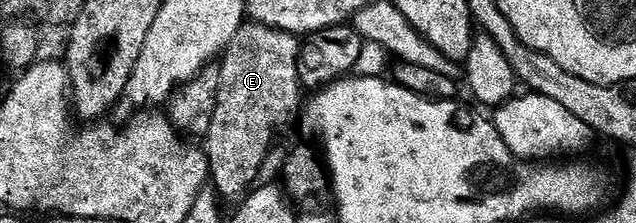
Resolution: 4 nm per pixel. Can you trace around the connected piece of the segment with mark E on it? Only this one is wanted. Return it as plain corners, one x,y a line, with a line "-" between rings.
244,23
222,52
223,66
217,70
219,94
215,100
209,131
205,135
209,181
220,198
242,198
256,184
260,176
259,169
272,152
271,140
274,139
275,132
290,119
295,108
300,108
301,84
297,69
300,46
300,42
292,34
282,33
280,29
271,29
268,25
258,23

